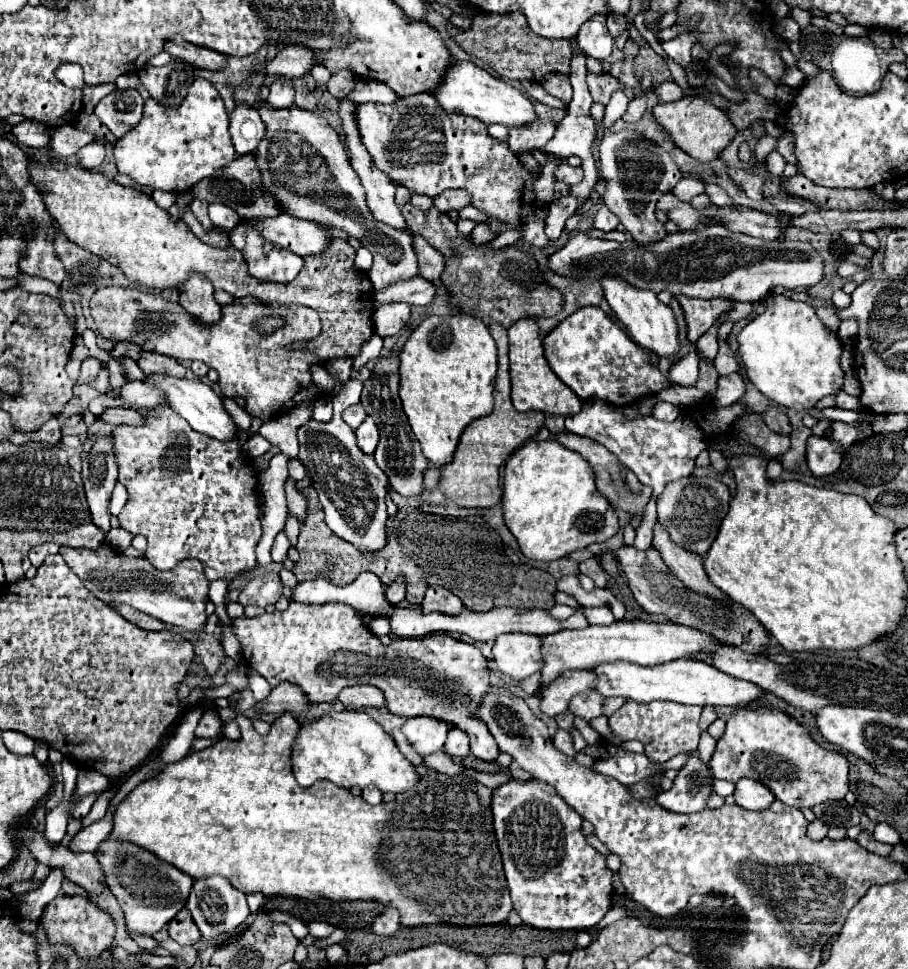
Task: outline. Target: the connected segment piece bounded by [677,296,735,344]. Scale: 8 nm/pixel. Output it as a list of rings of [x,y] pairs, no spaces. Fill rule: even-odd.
[[[677,296],[683,314],[685,314],[685,322],[687,322],[687,340],[691,344],[695,344],[707,330],[709,326],[713,326],[713,322],[733,310],[735,302],[733,300],[725,300],[725,298],[711,298],[711,300],[699,300],[699,298],[687,298],[687,296]]]

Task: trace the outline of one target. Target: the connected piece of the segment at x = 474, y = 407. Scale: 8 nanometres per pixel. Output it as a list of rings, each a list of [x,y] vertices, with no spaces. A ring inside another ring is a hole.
[[[469,314],[453,316],[431,316],[409,336],[401,352],[401,388],[399,396],[403,400],[403,410],[407,414],[409,426],[417,436],[423,456],[441,468],[453,460],[455,448],[461,440],[463,430],[477,418],[493,412],[493,388],[497,374],[497,346],[489,334],[487,324],[481,318]]]

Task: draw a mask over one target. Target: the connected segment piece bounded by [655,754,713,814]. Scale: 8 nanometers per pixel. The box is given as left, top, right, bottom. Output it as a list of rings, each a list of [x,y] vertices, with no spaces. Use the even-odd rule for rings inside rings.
[[[691,754],[689,762],[679,770],[677,778],[673,780],[671,790],[659,792],[655,800],[663,810],[687,814],[701,812],[711,794],[713,790],[709,766],[703,764],[697,754]]]

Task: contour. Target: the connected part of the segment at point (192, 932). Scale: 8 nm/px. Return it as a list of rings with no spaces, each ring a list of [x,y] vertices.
[[[183,908],[169,924],[167,924],[167,932],[173,940],[177,940],[183,946],[191,946],[201,938],[201,932],[197,932],[197,926],[193,924],[189,910]]]

